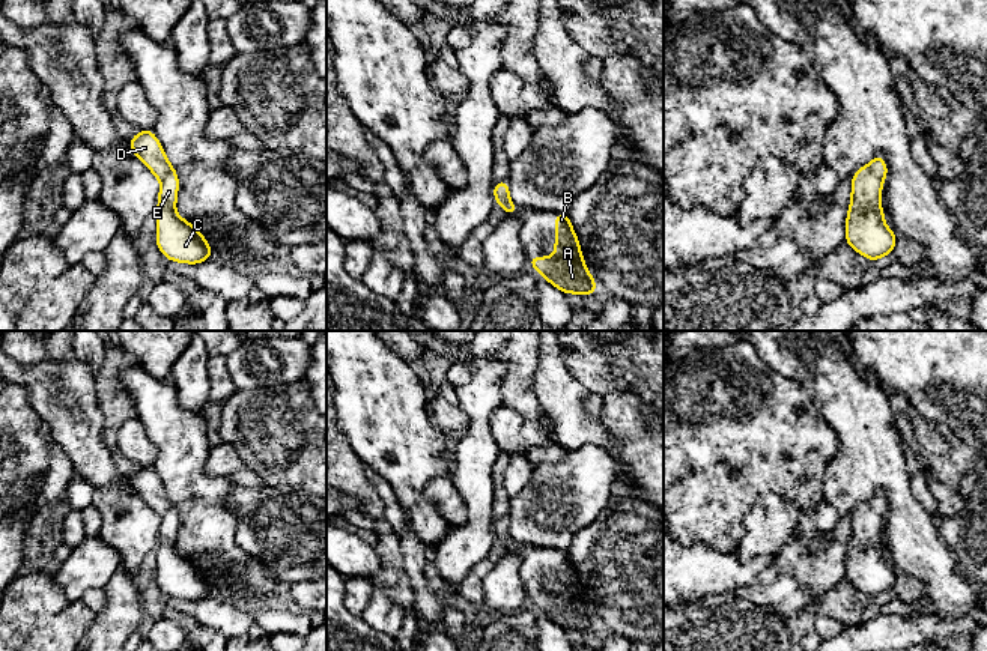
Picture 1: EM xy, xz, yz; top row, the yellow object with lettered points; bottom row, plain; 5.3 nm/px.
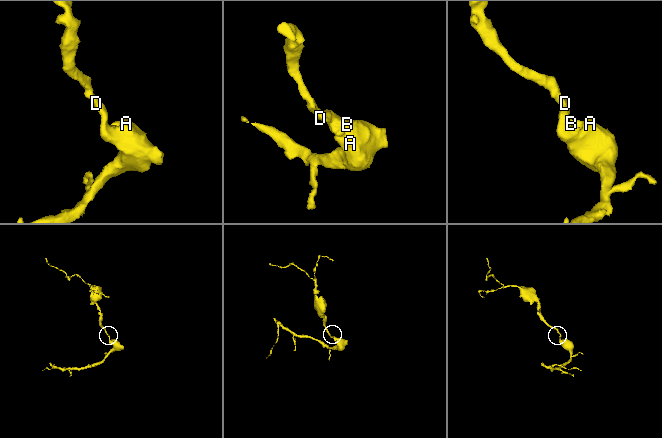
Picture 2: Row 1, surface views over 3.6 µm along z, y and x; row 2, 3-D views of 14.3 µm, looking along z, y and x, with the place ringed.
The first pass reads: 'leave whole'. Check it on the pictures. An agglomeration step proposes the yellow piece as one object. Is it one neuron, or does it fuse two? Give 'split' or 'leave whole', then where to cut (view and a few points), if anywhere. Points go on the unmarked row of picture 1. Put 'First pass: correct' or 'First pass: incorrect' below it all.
leave whole | no cut
First pass: correct

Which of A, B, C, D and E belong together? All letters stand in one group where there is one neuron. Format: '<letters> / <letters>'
A B C D E

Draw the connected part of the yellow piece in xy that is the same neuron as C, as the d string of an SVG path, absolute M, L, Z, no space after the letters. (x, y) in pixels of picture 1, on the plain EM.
M141 466L129 477L132 490L159 516L156 546L156 583L170 598L202 600L211 595L212 585L202 570L181 555L175 541L178 537L178 510L169 499L155 471Z

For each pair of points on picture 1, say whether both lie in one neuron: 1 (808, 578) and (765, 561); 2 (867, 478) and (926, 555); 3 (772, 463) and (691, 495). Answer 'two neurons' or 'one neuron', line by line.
1: two neurons
2: one neuron
3: one neuron

